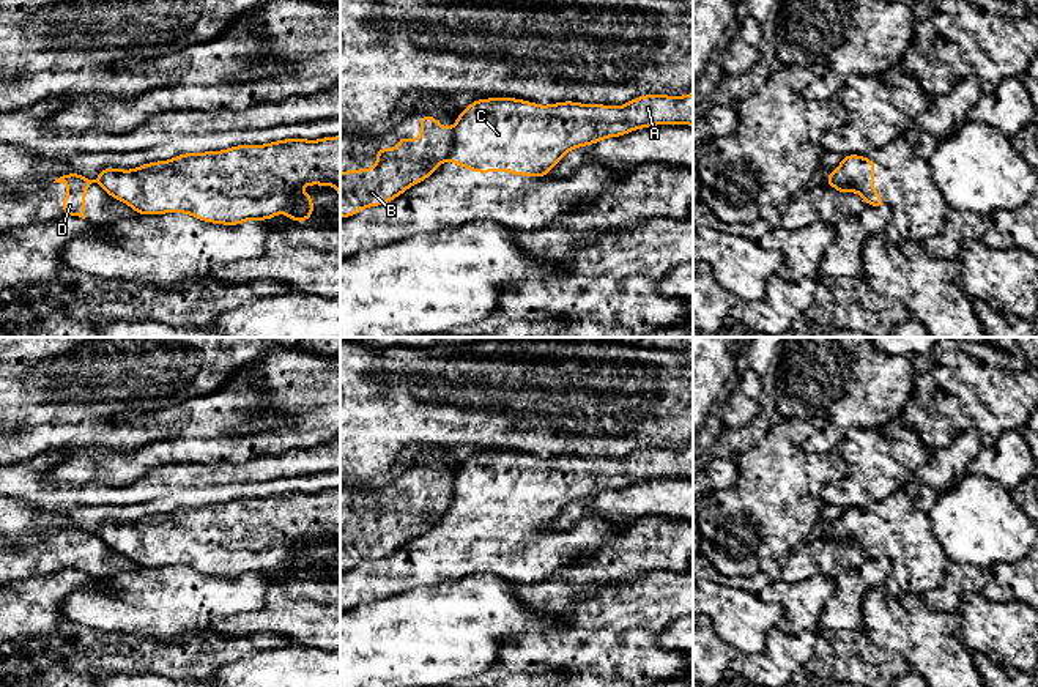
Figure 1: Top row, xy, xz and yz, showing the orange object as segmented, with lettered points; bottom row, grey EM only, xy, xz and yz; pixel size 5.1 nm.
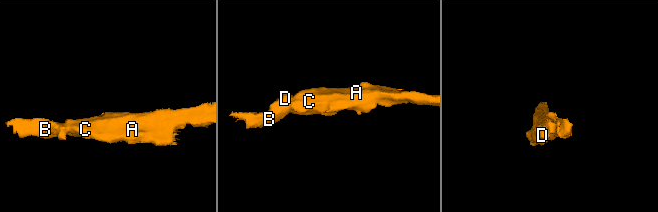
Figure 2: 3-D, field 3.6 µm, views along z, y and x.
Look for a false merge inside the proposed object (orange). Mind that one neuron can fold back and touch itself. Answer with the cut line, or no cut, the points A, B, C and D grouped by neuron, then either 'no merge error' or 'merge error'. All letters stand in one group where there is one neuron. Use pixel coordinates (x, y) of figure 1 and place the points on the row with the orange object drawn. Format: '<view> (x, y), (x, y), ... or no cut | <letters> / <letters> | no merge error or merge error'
xz (454, 126), (454, 145), (448, 156) | A C / B D | merge error

